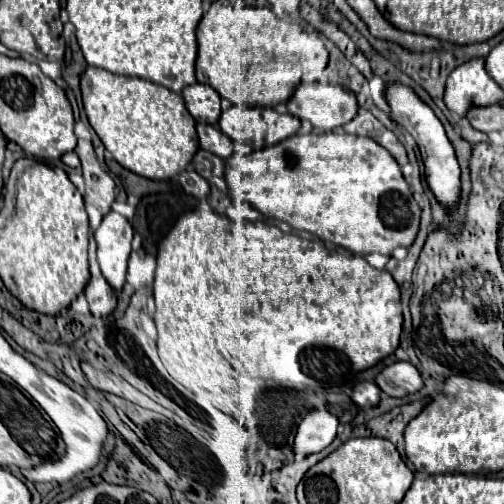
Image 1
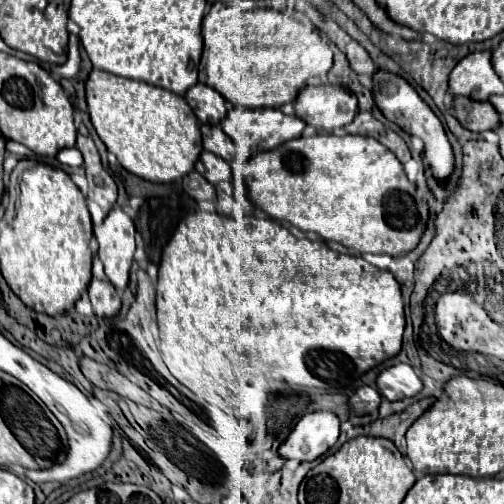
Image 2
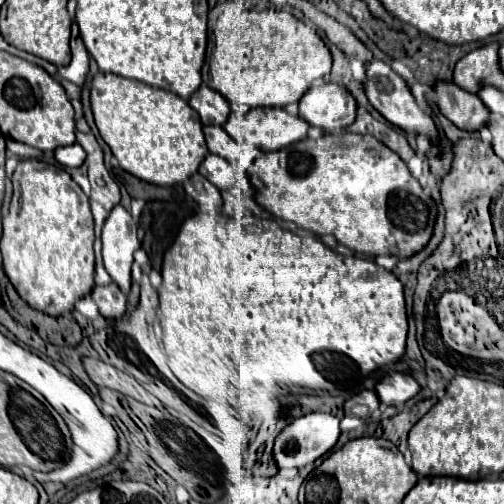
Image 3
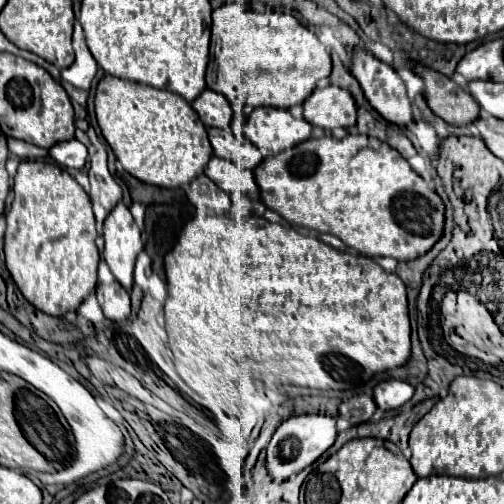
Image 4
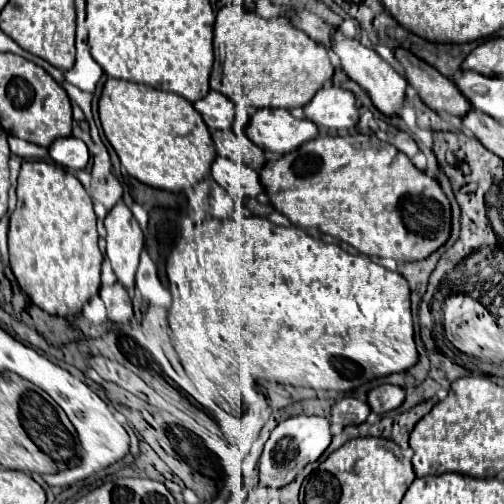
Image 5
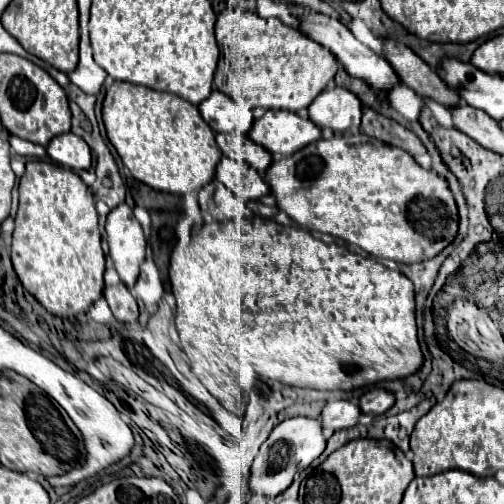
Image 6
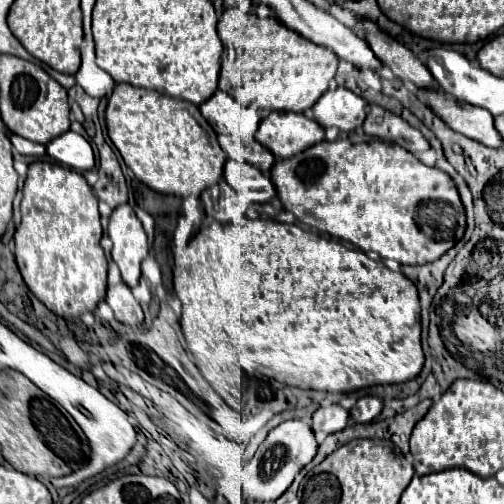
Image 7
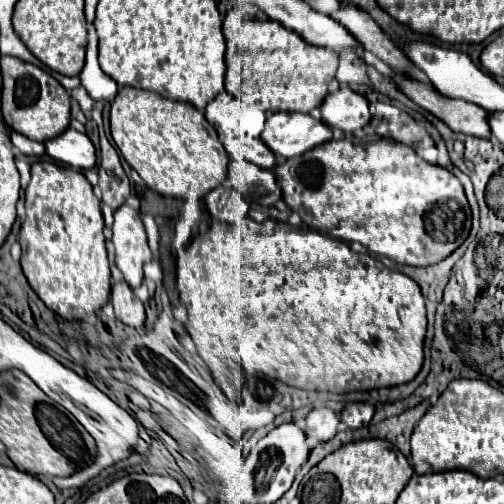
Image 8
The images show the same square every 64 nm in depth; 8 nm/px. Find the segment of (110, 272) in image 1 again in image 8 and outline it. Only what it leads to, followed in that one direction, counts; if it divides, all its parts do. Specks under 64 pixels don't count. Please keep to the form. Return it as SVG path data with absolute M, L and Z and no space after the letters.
M124 204L114 212L112 244L116 248L116 266L124 274L124 280L138 288L144 280L144 264L152 260L152 250L146 240L146 230L138 210Z

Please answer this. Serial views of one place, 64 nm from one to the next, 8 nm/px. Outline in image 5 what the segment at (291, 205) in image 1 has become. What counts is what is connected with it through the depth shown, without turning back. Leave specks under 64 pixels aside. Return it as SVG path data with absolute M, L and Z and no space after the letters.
M362 134L314 138L278 160L268 160L260 170L260 180L272 206L294 226L330 234L366 256L394 258L398 262L424 260L450 238L452 210L440 182L418 170L404 152L376 138L366 138Z

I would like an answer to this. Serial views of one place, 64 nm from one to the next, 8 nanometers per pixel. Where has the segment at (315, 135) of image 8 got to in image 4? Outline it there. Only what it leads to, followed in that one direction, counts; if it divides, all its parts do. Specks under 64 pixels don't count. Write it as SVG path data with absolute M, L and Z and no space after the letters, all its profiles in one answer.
M256 108L240 128L240 136L250 140L260 150L284 152L312 136L312 126L306 120L296 120L288 110Z

